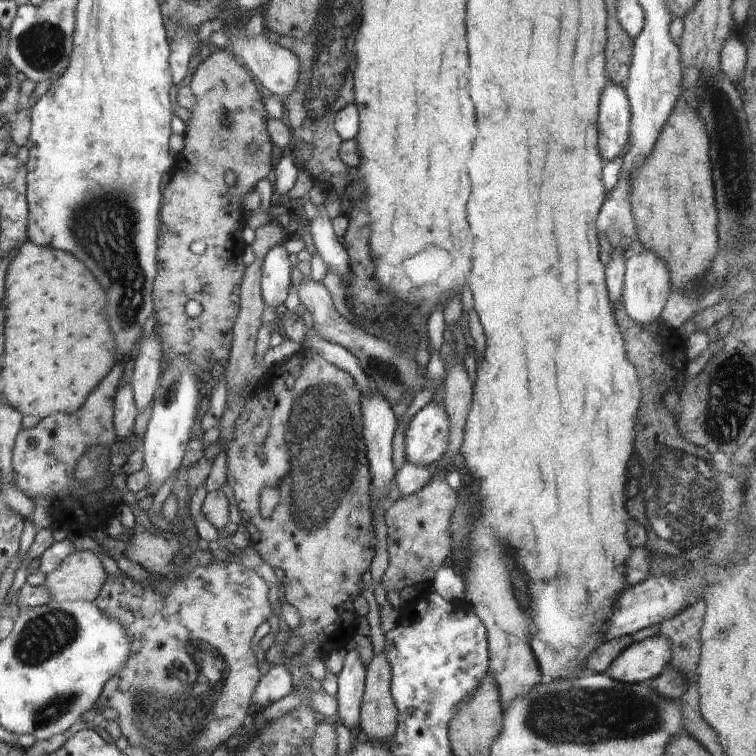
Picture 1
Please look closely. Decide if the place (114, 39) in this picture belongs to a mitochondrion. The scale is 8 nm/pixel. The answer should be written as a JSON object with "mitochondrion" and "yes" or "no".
{"mitochondrion":"no"}

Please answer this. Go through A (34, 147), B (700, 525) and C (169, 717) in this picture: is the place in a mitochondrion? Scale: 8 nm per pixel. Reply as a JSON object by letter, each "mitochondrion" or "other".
{"A":"other","B":"mitochondrion","C":"mitochondrion"}

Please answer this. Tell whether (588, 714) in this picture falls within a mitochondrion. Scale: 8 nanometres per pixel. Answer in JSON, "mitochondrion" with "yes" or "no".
{"mitochondrion":"yes"}

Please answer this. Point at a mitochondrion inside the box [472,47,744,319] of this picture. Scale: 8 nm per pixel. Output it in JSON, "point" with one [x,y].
{"point":[718,280]}

